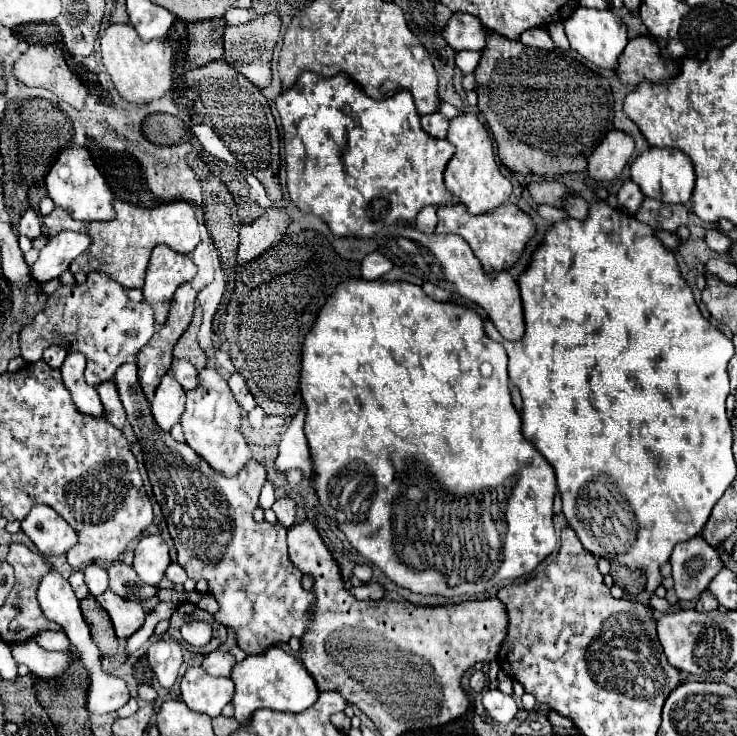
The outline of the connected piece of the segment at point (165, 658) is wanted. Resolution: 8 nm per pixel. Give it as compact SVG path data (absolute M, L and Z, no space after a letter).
M161 638L149 646L147 658L149 658L149 666L157 674L159 684L165 688L171 688L177 680L179 666L183 662L183 652L179 648L179 642Z

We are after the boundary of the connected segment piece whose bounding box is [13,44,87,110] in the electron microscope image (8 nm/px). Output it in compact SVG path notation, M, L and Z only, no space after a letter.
M29 46L29 50L15 62L13 74L25 86L41 86L51 90L77 110L85 106L87 88L69 70L63 52L55 46Z

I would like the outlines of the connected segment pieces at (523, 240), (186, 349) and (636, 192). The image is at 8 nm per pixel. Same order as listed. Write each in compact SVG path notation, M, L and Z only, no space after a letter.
M505 202L497 210L493 210L489 214L481 214L481 216L469 214L463 204L441 206L437 214L439 214L439 224L437 224L435 232L439 232L439 234L457 234L463 240L467 240L467 244L471 246L475 256L481 260L483 270L487 274L509 270L521 258L529 238L535 234L533 220L511 202Z
M197 308L195 316L193 316L193 322L189 324L187 332L179 338L177 346L173 348L173 356L181 358L181 360L189 360L197 370L203 370L205 364L207 364L207 356L205 356L205 352L197 344L199 326L201 326L201 310Z
M627 180L627 182L621 186L619 194L617 194L619 208L621 208L625 214L629 214L629 216L633 216L633 214L639 210L643 198L645 198L645 196L643 196L641 188L639 188L633 180Z

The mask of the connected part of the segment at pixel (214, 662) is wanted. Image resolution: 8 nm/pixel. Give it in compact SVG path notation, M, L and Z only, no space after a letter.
M217 648L217 650L213 650L211 654L205 656L201 668L205 672L209 672L211 676L229 676L233 664L235 664L235 658L229 652Z

